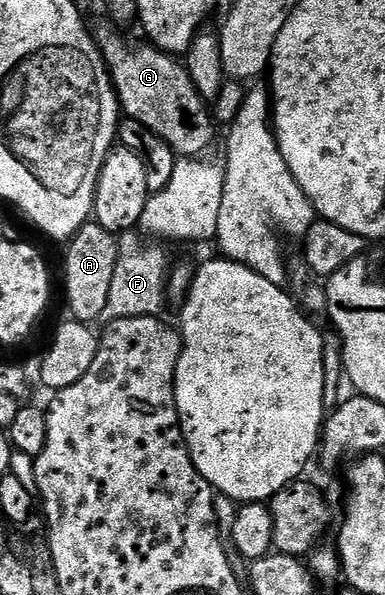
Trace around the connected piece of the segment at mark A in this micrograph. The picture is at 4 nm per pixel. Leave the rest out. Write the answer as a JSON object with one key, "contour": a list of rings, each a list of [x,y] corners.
{"contour":[[[94,219],[88,220],[67,242],[64,253],[64,297],[68,300],[68,309],[73,318],[85,323],[100,321],[102,311],[106,311],[106,299],[110,296],[110,283],[114,279],[114,267],[118,267],[120,243],[117,234],[106,231]]]}

